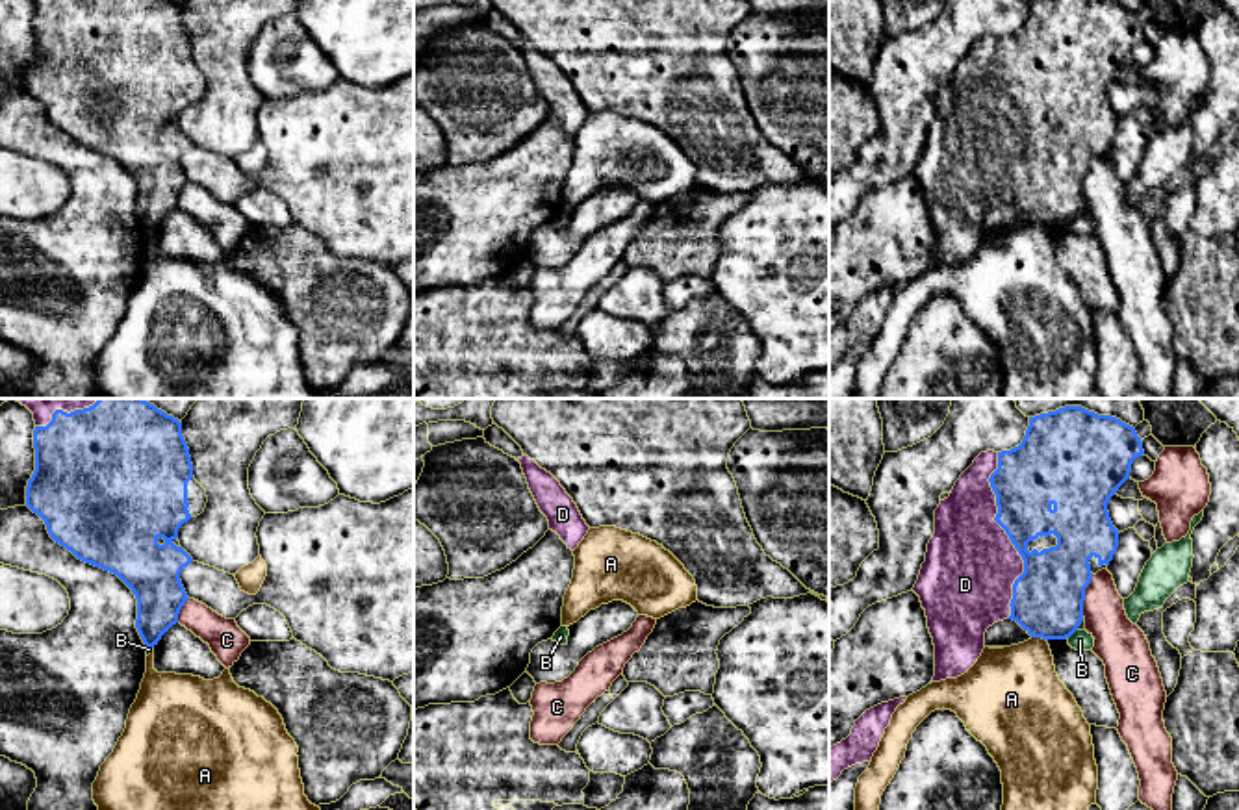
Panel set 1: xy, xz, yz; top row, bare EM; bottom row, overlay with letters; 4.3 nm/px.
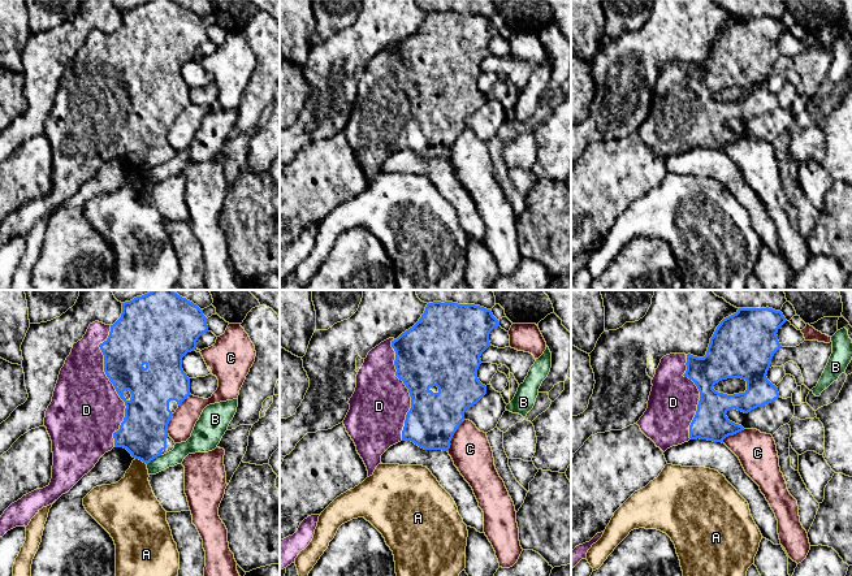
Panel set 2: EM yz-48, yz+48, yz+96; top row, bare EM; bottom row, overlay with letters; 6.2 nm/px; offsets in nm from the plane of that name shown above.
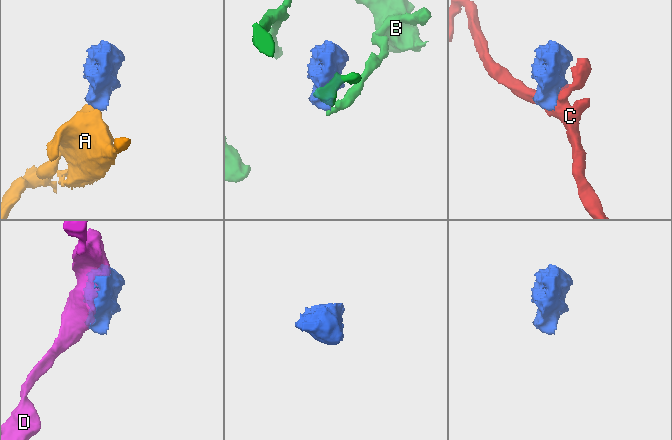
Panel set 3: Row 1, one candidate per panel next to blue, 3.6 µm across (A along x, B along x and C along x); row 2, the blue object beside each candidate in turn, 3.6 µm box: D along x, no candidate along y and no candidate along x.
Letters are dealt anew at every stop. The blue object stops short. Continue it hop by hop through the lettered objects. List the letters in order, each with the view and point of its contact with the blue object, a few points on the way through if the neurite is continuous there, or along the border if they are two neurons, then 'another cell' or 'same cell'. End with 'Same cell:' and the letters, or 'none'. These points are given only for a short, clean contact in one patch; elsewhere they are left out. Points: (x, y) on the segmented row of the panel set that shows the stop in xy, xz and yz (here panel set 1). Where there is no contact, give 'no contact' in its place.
A: meets blue in yz at (1039, 636); border along yz (1032, 636), (1041, 636), (1047, 642); another cell
B: meets blue in yz at (1072, 632); border along yz (1076, 629), (1069, 638); another cell
C: meets blue in yz at (1084, 595); another cell
D: meets blue in yz at (1008, 534); same cell
Same cell: D

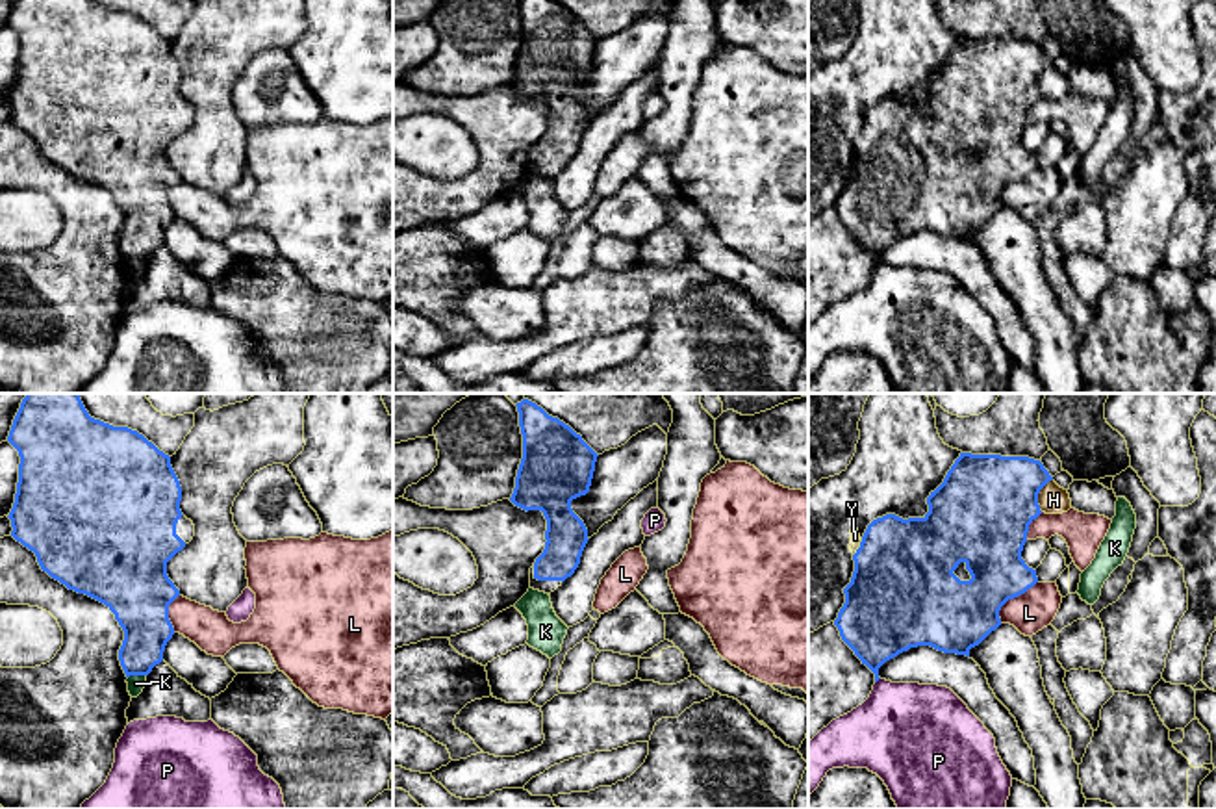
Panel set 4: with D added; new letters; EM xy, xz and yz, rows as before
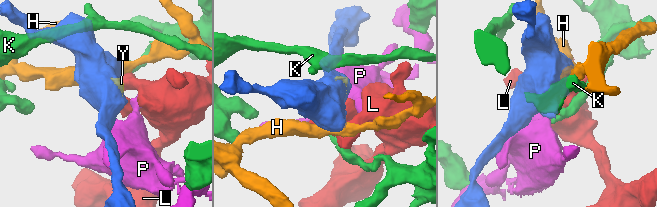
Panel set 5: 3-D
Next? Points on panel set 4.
H: meets blue in yz at (1037, 496); border along yz (1051, 479), (1038, 494), (1040, 511); another cell
K: meets blue in xy at (136, 674); border along xy (145, 674), (132, 674), (128, 678); another cell
L: meets blue in yz at (1011, 598); another cell
P: meets blue in yz at (877, 680); another cell
Y: meets blue in yz at (859, 548); border along yz (862, 540), (853, 555); another cell
Same cell: none

